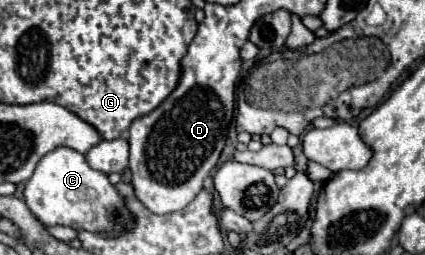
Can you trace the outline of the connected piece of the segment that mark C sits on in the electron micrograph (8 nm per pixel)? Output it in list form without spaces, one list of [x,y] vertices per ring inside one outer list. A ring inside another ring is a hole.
[[[56,148],[38,162],[32,178],[24,186],[24,202],[46,226],[60,224],[108,236],[116,236],[134,226],[134,220],[130,218],[118,190],[108,182],[108,176],[92,170],[84,154],[74,152],[72,148]]]

